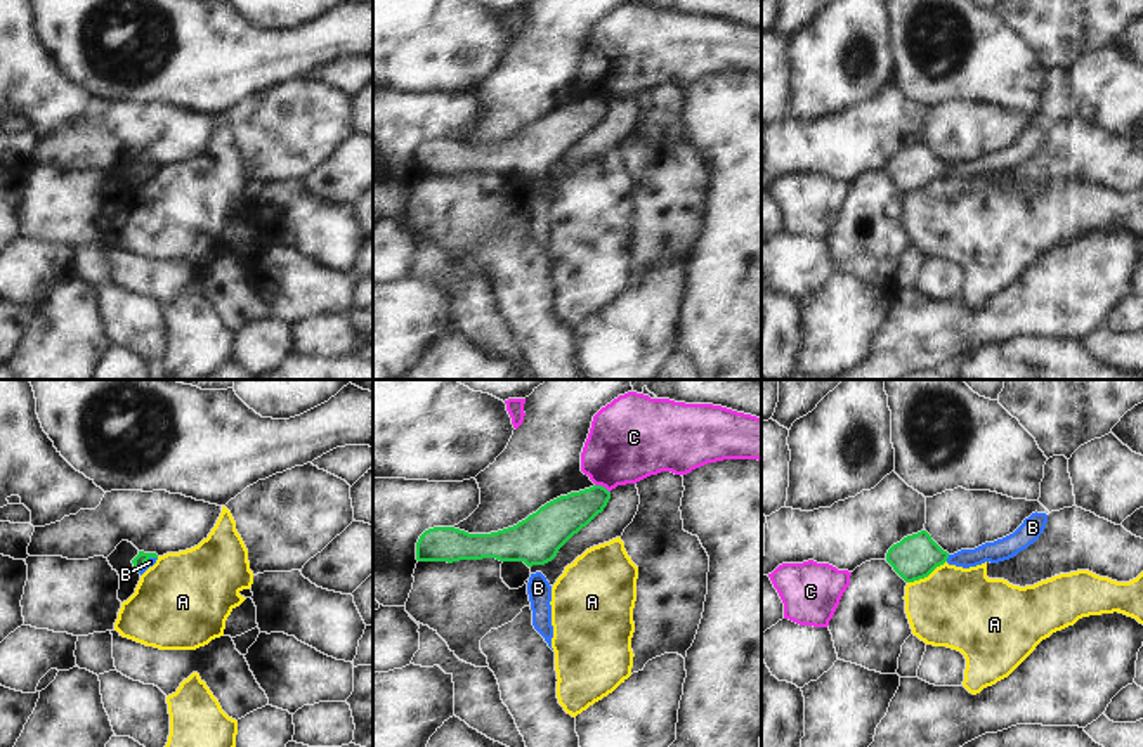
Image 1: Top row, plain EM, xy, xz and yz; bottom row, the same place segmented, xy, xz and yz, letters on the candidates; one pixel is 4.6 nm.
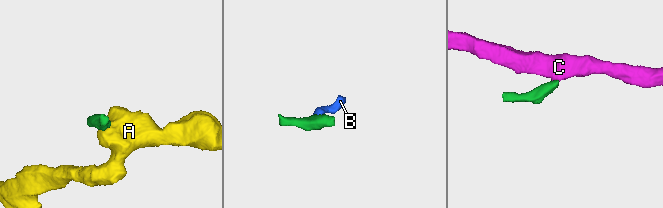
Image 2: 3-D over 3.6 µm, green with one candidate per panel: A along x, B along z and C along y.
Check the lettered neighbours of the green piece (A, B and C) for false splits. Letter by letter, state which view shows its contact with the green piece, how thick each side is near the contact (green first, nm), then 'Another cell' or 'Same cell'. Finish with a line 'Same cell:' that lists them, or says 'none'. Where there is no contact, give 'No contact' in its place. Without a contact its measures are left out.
A: Touches green in yz. Thickness 200 nm (green) against 380 nm. Another cell
B: Touches green in yz. Thickness 200 nm (green) against 100 nm. Same cell
C: Touches green in xz. Thickness 190 nm (green) against 380 nm. Another cell
Same cell: B.

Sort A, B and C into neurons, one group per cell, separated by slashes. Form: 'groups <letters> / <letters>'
groups A / B / C

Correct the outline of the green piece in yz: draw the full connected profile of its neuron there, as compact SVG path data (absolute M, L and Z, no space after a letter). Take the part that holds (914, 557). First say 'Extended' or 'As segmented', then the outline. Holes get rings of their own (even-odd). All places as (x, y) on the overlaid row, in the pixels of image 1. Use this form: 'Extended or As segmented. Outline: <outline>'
Extended. Outline: M1032 513L1009 536L985 542L975 549L961 549L954 555L944 551L926 530L904 537L886 553L886 562L905 581L914 582L928 577L937 567L949 565L970 568L985 562L999 563L1016 556L1034 544L1048 523L1046 513Z

